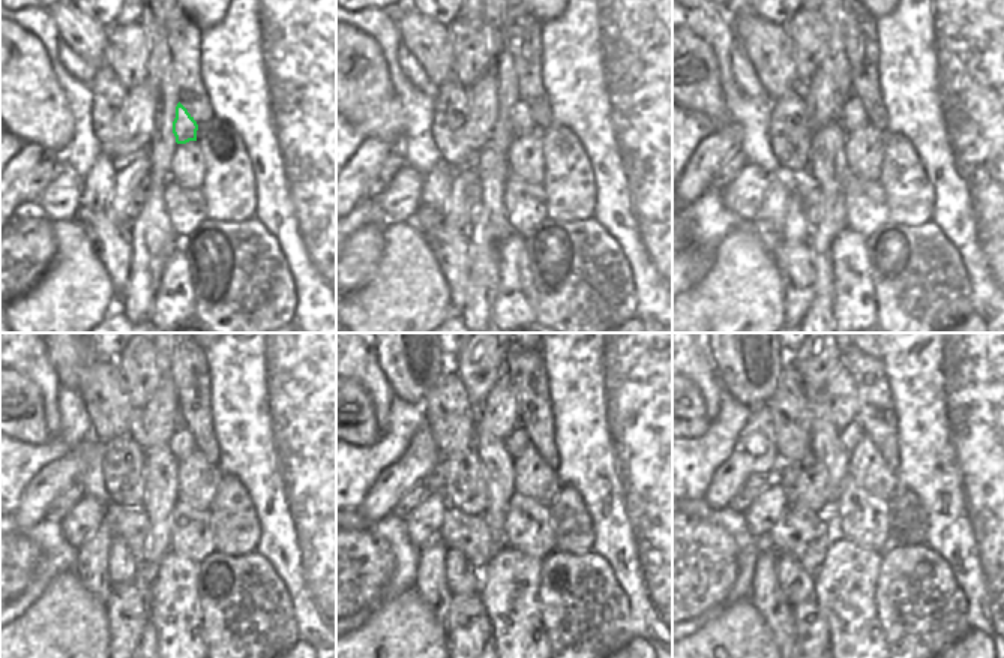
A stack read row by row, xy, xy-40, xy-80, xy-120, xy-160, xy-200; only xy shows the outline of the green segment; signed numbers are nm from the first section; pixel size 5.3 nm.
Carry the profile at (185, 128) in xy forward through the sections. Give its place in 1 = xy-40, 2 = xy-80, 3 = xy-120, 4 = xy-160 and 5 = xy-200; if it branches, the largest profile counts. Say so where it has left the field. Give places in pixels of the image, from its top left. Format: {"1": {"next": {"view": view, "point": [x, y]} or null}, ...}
{"1": {"next": {"view": "xy-40", "point": [521, 122]}}, "2": {"next": {"view": "xy-80", "point": [853, 116]}}, "3": {"next": {"view": "xy-120", "point": [182, 442]}}, "4": {"next": {"view": "xy-160", "point": [515, 442]}}, "5": {"next": {"view": "xy-200", "point": [851, 435]}}}

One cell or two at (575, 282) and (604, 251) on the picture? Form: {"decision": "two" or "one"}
{"decision": "one"}

